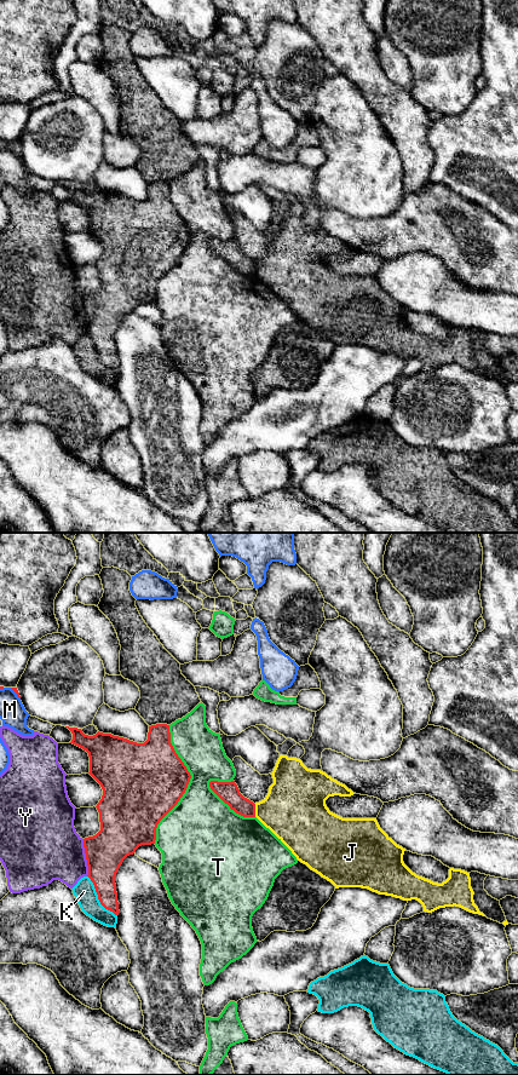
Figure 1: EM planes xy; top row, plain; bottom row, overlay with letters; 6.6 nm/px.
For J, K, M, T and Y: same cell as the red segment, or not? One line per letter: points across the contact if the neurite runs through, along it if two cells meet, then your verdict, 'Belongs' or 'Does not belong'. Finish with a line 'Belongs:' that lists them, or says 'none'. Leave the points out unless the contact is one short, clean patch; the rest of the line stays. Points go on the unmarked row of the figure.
J: Boundary: xy (254, 262), (255, 274). Does not belong
K: Does not belong
M: Does not belong
T: Does not belong
Y: Does not belong
Belongs: none

